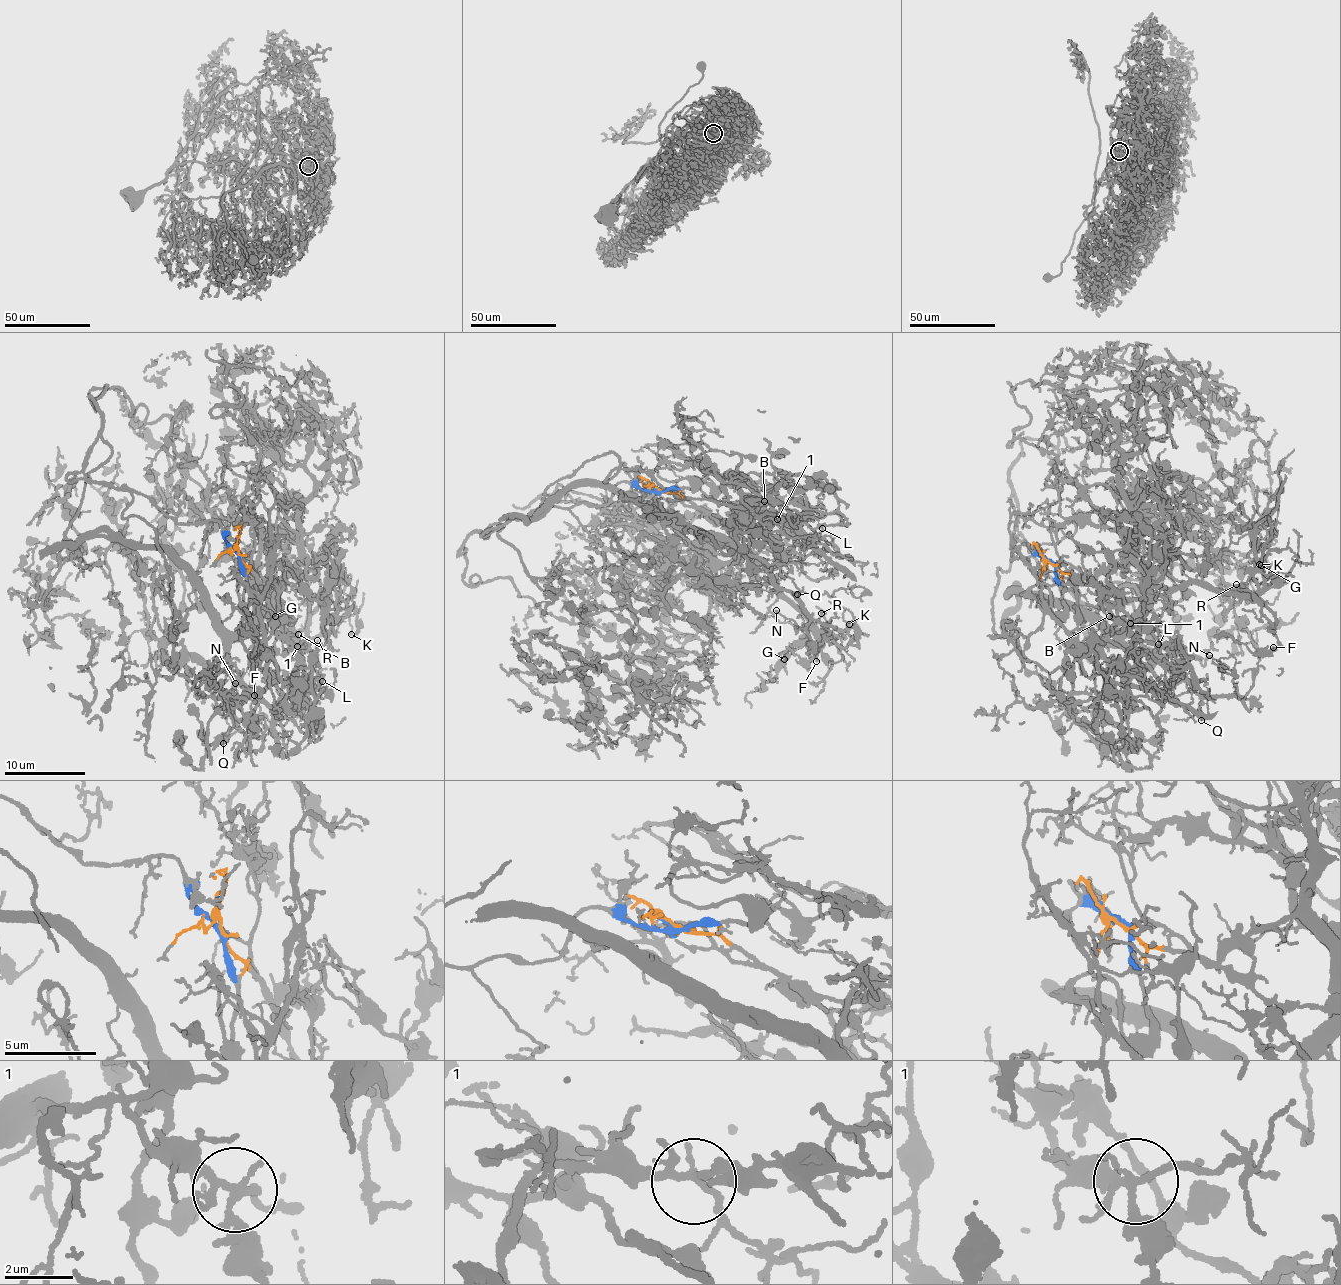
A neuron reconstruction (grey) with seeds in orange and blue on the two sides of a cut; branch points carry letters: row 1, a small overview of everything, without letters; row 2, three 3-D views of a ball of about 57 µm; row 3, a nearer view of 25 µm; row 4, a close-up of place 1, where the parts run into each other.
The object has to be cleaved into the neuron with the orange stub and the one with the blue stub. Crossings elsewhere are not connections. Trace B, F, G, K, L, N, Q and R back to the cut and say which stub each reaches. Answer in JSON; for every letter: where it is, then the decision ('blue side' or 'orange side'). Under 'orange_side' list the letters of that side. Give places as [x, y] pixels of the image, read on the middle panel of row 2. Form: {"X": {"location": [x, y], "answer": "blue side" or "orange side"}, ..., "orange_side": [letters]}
{"B": {"location": [764, 501], "answer": "orange side"}, "F": {"location": [816, 661], "answer": "orange side"}, "G": {"location": [784, 659], "answer": "orange side"}, "K": {"location": [849, 624], "answer": "orange side"}, "L": {"location": [822, 528], "answer": "orange side"}, "N": {"location": [776, 610], "answer": "orange side"}, "Q": {"location": [797, 594], "answer": "orange side"}, "R": {"location": [821, 613], "answer": "orange side"}, "orange_side": ["B", "F", "G", "K", "L", "N", "Q", "R"]}

